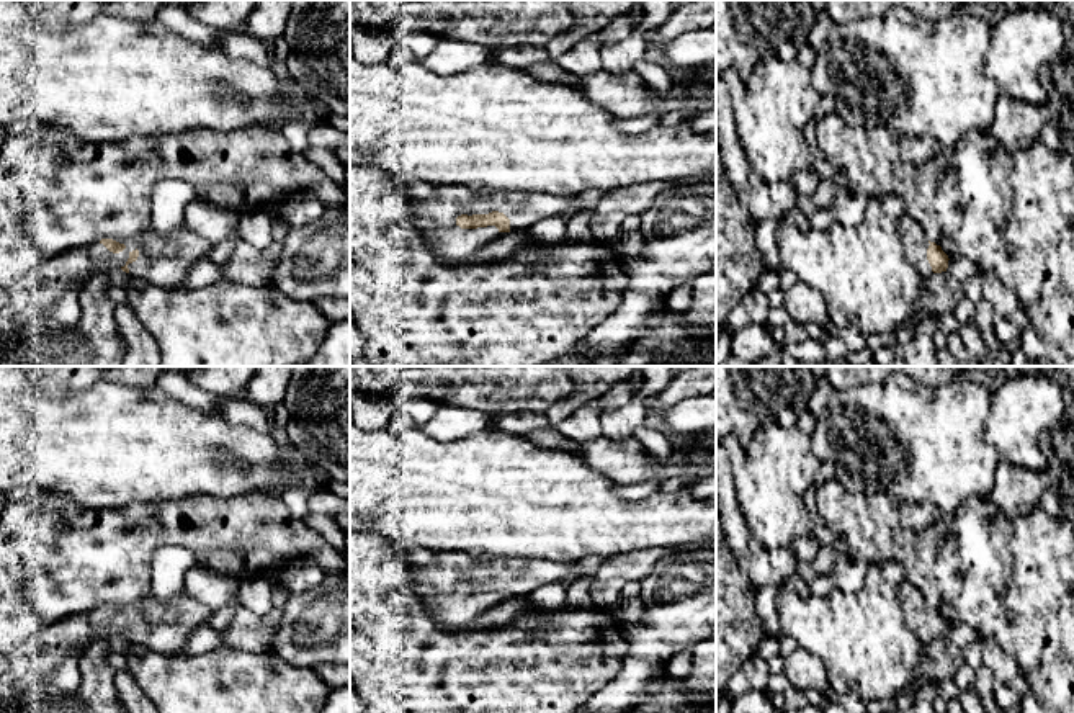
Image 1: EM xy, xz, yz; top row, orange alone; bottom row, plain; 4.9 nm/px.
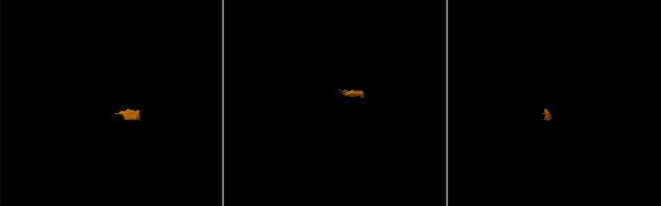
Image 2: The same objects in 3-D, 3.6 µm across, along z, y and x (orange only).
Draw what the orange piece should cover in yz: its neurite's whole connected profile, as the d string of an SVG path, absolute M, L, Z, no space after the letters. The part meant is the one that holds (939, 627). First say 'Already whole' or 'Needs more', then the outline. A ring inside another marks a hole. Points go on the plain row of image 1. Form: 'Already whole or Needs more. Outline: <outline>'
Needs more. Outline: M902 581L896 590L906 625L924 644L946 638L948 621L940 612L929 607L917 587Z

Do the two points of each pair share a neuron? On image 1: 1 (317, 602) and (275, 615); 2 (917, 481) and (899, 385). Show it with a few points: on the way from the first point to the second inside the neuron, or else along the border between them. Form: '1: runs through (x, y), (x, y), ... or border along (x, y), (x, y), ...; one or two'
1: border along (283, 609), (283, 617), (270, 650); two
2: runs through (917, 457), (917, 450), (899, 432), (899, 409); one

